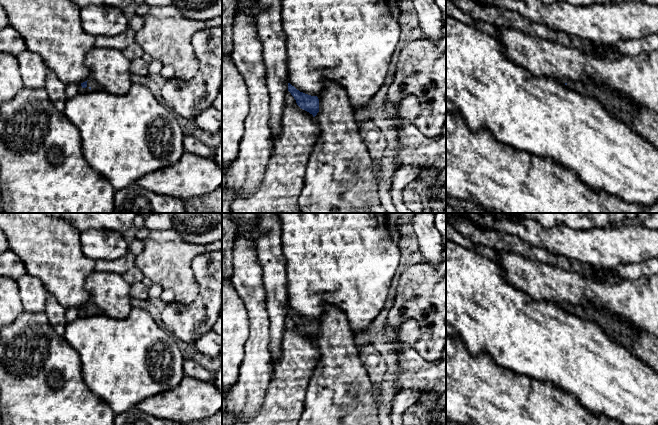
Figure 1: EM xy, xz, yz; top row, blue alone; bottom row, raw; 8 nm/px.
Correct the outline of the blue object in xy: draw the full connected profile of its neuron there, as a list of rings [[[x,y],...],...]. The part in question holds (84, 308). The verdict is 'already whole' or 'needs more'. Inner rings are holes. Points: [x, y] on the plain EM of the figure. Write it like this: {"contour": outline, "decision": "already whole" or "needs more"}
{"contour": [[[90,302],[88,303],[87,305],[81,307],[81,312],[79,312],[79,317],[83,318],[83,317],[86,317],[86,316],[89,316],[89,315],[96,315],[96,308],[97,308],[97,305]]], "decision": "needs more"}

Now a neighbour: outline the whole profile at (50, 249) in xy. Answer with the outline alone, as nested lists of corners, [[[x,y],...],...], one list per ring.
[[[0,213],[0,230],[8,240],[9,249],[22,260],[27,274],[39,278],[47,292],[51,293],[65,309],[79,309],[91,302],[91,295],[85,289],[85,281],[95,271],[95,261],[82,252],[80,231],[69,223],[44,213]]]

